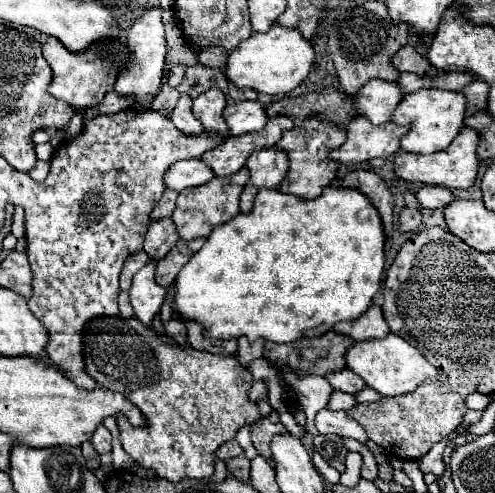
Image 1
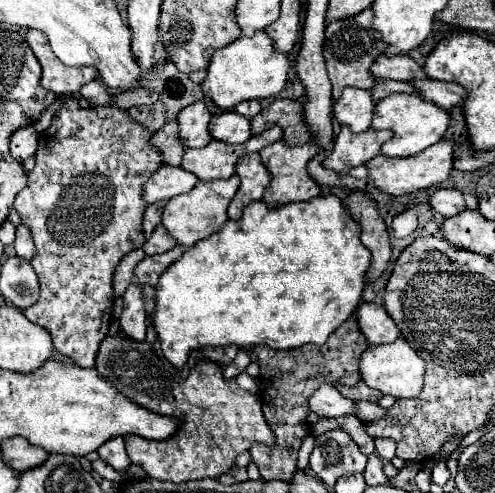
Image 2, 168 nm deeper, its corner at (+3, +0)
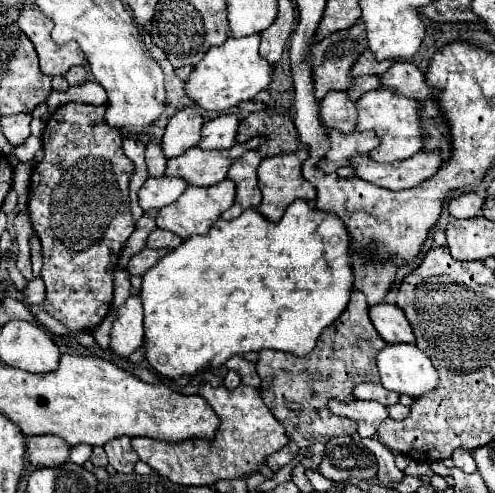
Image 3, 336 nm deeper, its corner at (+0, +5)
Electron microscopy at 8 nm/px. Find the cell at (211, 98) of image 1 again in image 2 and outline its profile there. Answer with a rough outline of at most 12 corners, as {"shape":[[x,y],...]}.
{"shape":[[203,100],[177,116],[187,148],[211,142],[211,112]]}

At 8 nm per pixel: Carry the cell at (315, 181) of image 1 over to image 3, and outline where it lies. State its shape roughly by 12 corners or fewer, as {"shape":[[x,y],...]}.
{"shape":[[306,149],[262,159],[264,219],[276,223],[294,199],[312,201],[302,177]]}

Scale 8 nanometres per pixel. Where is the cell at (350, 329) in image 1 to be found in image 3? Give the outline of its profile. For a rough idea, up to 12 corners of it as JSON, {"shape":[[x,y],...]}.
{"shape":[[398,305],[370,307],[370,319],[386,343],[414,343]]}

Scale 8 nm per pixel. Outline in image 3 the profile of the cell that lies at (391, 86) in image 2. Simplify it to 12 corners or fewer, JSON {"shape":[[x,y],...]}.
{"shape":[[362,75],[346,89],[348,97],[360,99],[360,95],[378,89],[378,77]]}

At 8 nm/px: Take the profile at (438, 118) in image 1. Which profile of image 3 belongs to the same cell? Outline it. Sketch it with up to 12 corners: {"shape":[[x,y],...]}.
{"shape":[[392,89],[356,101],[356,131],[374,131],[380,163],[422,149],[418,101]]}

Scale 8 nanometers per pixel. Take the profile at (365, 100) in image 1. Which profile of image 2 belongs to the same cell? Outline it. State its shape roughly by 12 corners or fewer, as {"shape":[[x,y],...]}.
{"shape":[[345,88],[335,118],[353,132],[371,128],[375,100],[369,90]]}

